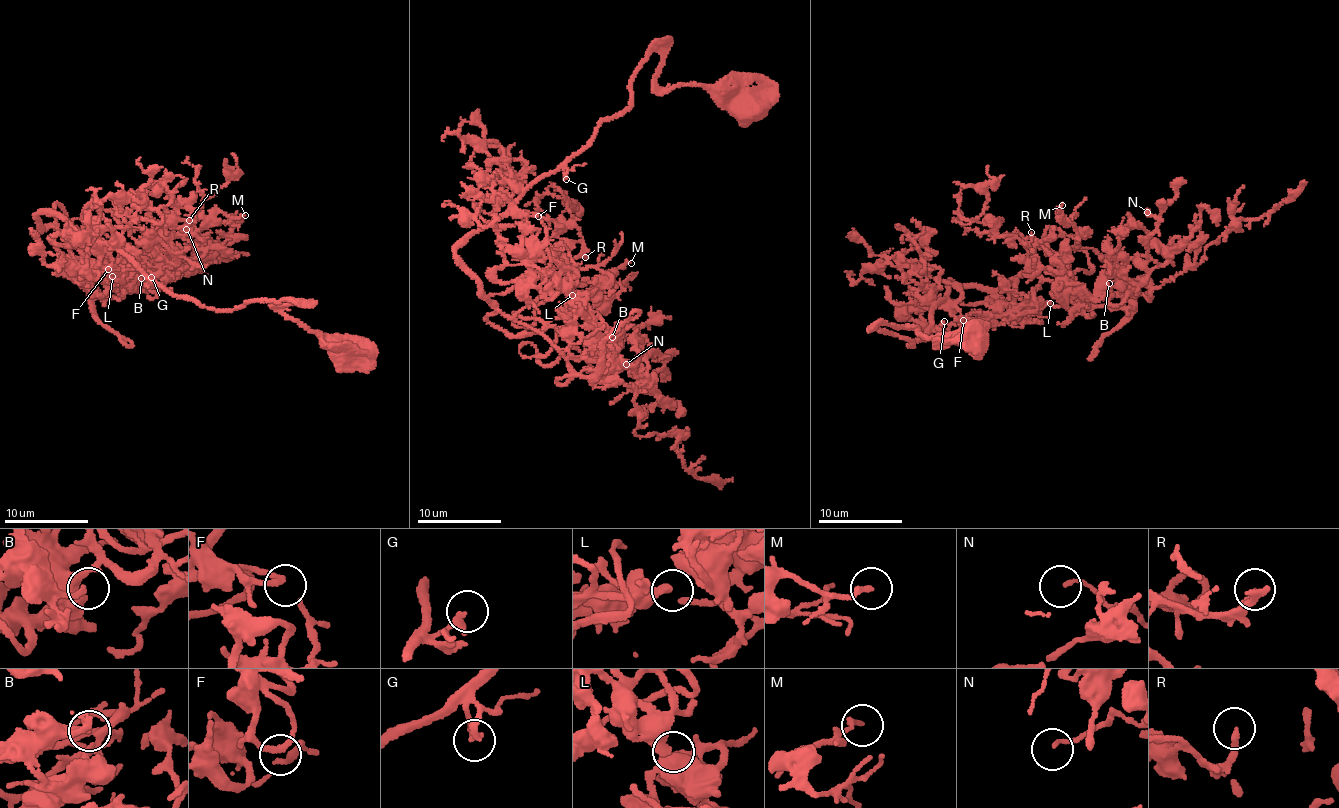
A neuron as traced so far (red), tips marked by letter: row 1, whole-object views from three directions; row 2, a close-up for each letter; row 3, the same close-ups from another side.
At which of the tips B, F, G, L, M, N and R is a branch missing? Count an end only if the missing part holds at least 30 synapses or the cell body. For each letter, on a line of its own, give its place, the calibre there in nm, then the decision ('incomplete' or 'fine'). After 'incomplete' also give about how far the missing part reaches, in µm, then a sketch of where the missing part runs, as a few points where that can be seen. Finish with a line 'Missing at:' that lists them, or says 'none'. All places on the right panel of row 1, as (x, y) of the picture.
B: at (1109, 283); 150 nm thick; fine
F: at (963, 320); 170 nm thick; fine
G: at (944, 321); 240 nm thick; fine
L: at (1050, 303); 280 nm thick; fine
M: at (1062, 205); 170 nm thick; fine
N: at (1147, 212); 120 nm thick; fine
R: at (1031, 232); 240 nm thick; incomplete; about 8 µm are missing; missing branch runs (1031, 232), (1033, 226), (1043, 223), (1040, 213), (1045, 207)
Missing at: R

